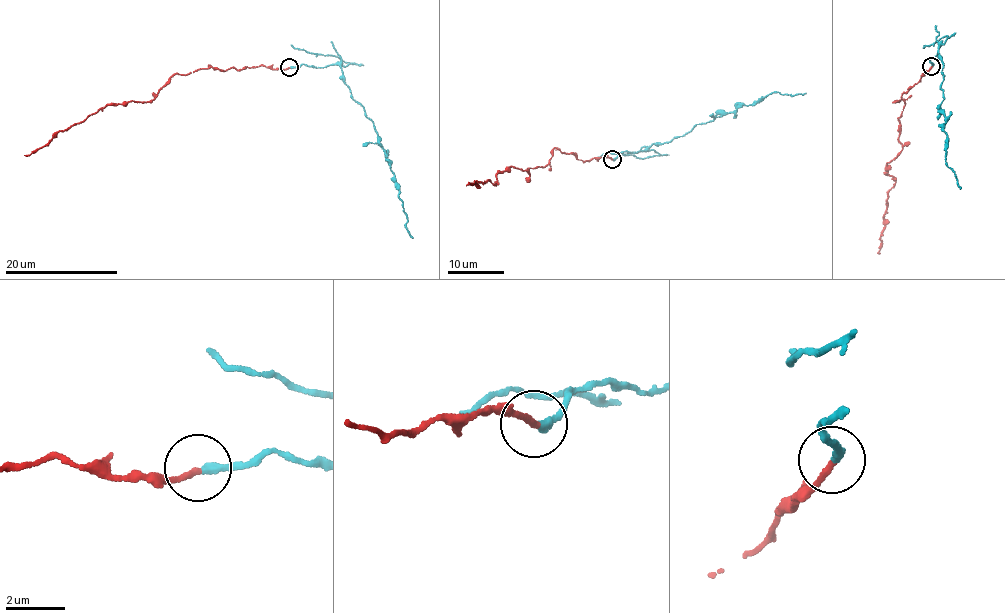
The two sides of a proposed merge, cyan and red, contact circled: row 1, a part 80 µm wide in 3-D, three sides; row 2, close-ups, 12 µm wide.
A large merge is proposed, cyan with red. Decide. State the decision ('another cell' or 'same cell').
another cell

